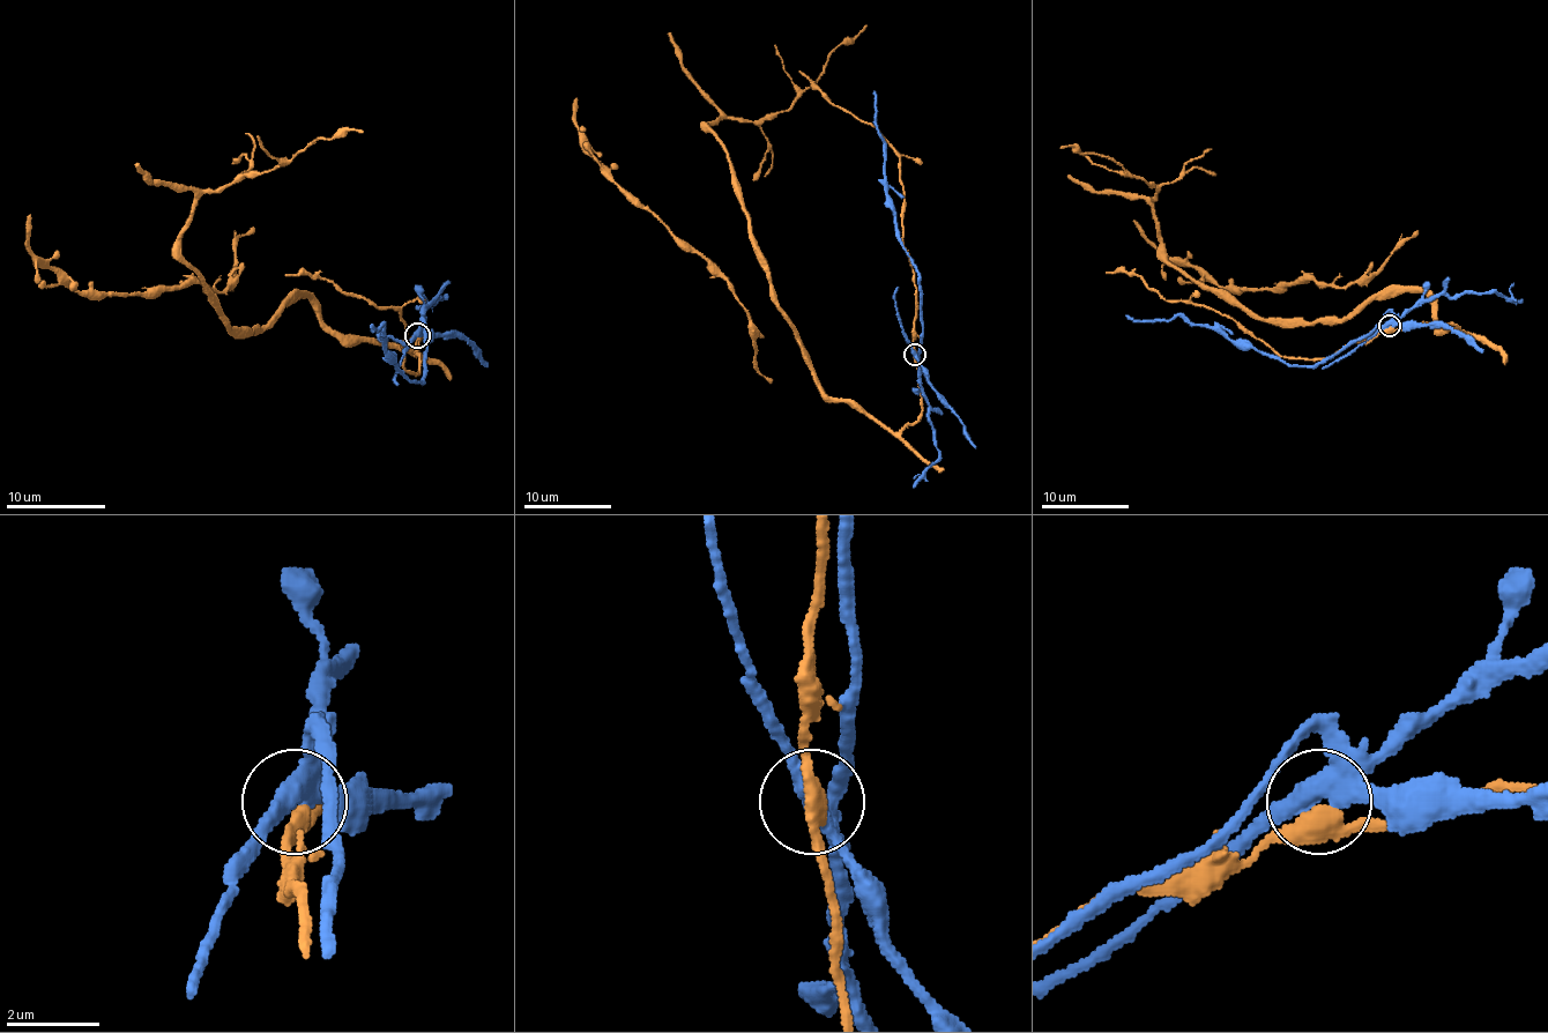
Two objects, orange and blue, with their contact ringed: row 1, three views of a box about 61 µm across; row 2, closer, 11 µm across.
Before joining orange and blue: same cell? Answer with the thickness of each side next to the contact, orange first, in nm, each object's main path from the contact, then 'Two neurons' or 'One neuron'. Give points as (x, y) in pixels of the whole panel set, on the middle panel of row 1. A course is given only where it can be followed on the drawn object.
Thickness 380 nm (orange) against 440 nm. Course of orange: (916, 354), (921, 417), (899, 432), (820, 388), (779, 306), (727, 149), (707, 127), (773, 119), (866, 25). Course of blue: (914, 354), (922, 332), (918, 269), (899, 237), (885, 184), (875, 90). Two neurons

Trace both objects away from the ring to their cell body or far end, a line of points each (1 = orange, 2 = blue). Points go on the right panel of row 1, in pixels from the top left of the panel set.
1: (1389, 326), (1467, 334), (1423, 294), (1341, 319), (1250, 317), (1162, 254), (1154, 186), (1061, 147)
2: (1389, 326), (1386, 312), (1367, 334), (1319, 363), (1292, 365), (1178, 314), (1132, 321), (1125, 314)

